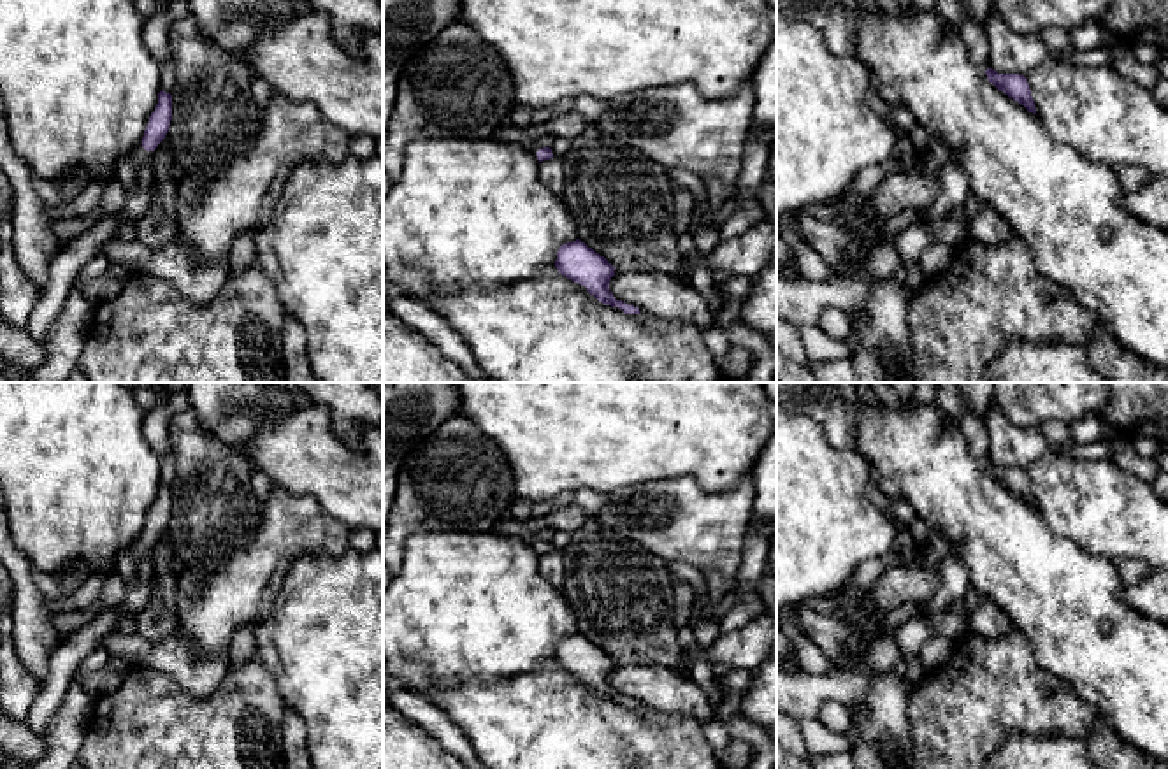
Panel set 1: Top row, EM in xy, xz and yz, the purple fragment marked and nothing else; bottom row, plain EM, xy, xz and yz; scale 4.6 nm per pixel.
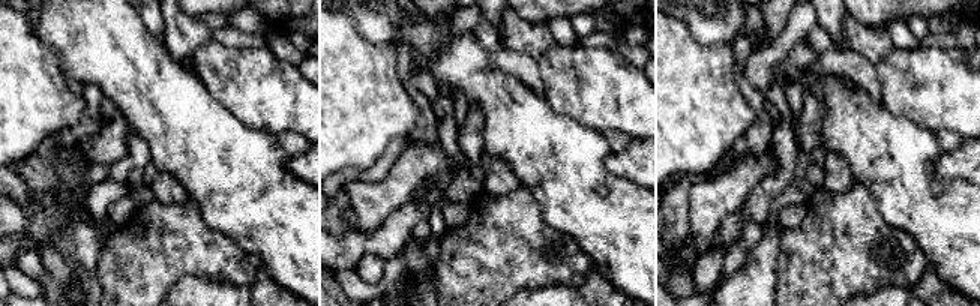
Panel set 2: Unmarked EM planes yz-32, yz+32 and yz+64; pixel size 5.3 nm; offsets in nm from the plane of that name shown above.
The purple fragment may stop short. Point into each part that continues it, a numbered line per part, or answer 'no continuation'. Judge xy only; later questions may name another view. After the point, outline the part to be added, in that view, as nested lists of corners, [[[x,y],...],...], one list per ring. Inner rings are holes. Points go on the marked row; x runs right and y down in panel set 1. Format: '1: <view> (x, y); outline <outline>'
no continuation

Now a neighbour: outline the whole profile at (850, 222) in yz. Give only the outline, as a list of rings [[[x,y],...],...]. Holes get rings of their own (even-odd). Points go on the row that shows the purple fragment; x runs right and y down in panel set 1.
[[[864,204],[854,211],[850,209],[840,221],[834,221],[834,219],[831,221],[840,228],[857,234],[861,228],[862,214],[864,214]]]

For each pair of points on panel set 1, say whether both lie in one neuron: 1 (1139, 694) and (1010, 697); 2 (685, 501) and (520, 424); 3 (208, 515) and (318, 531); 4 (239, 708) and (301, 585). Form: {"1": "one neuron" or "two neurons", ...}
{"1": "two neurons", "2": "two neurons", "3": "two neurons", "4": "two neurons"}

